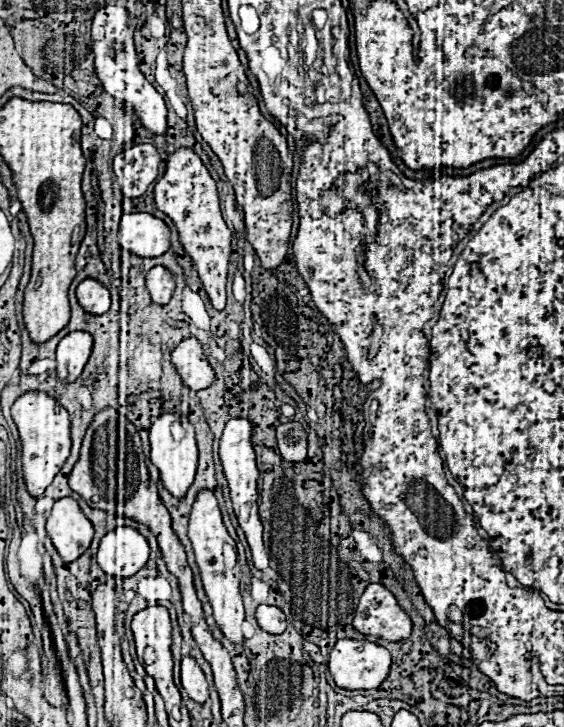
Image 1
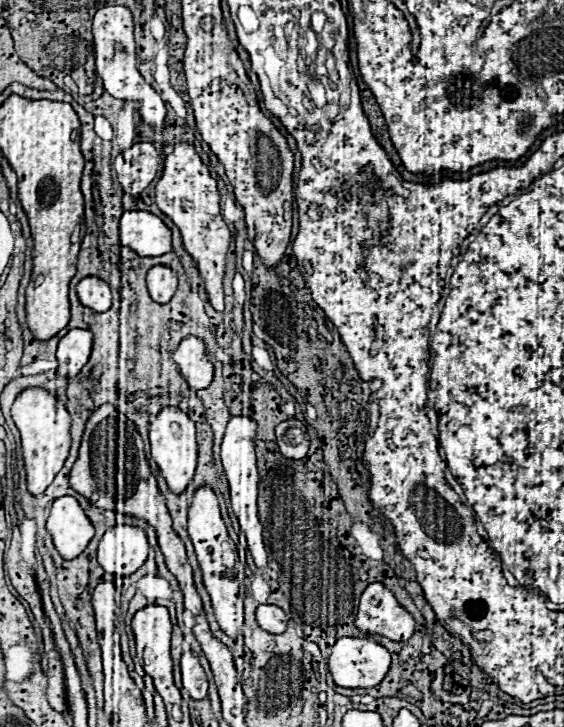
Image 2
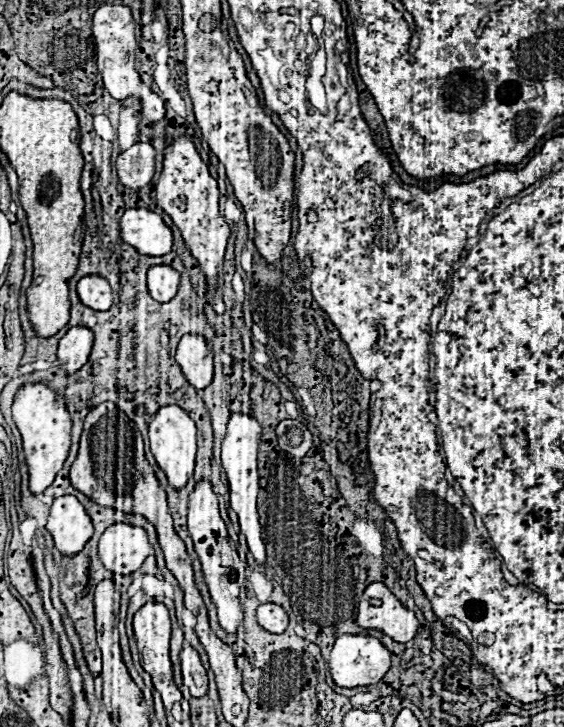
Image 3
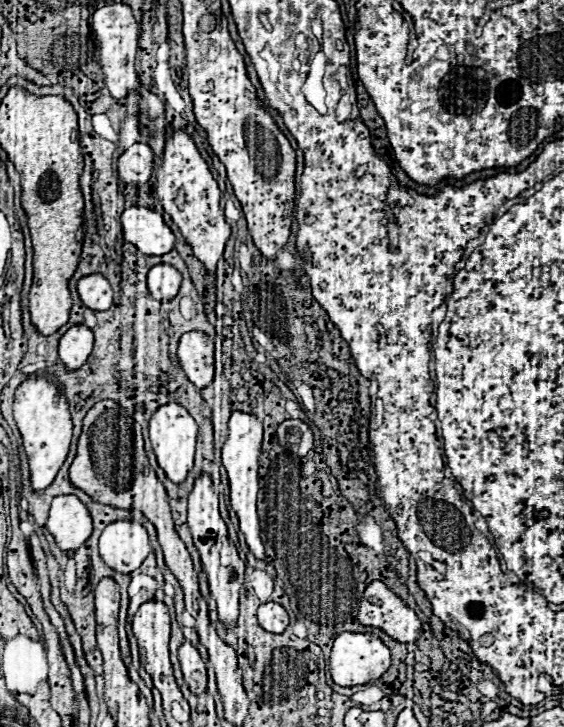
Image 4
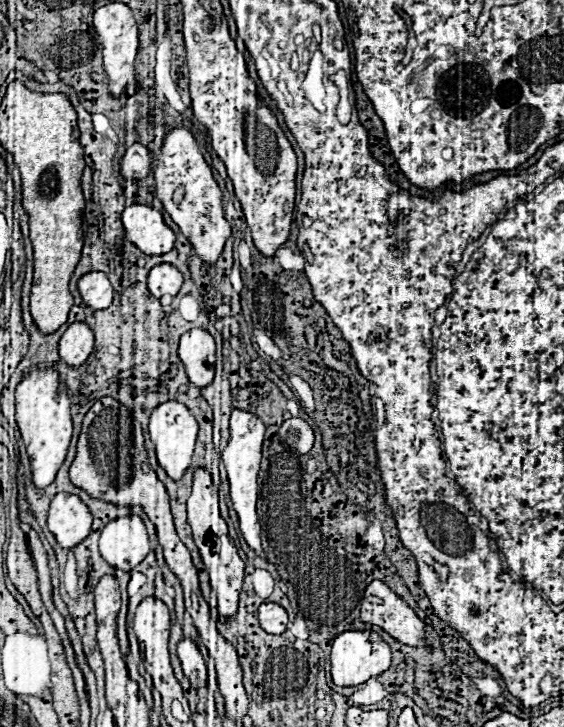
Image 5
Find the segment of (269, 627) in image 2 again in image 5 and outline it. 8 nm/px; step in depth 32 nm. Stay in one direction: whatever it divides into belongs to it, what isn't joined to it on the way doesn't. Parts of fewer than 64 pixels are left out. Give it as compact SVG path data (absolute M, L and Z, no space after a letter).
M264 602L258 608L258 620L268 634L282 634L288 624L288 614L276 602Z

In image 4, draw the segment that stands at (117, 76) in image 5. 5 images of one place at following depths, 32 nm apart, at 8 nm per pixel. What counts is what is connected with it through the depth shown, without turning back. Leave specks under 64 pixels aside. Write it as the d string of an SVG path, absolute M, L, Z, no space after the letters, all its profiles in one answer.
M126 4L102 6L94 12L92 28L100 42L100 66L106 76L106 86L108 86L110 94L114 98L124 98L124 96L128 96L128 90L142 92L142 96L148 100L148 116L150 118L160 116L164 112L164 104L158 100L158 96L140 88L140 82L138 82L138 76L134 70L134 56L136 56L136 48L138 48L138 24L132 16L132 10Z

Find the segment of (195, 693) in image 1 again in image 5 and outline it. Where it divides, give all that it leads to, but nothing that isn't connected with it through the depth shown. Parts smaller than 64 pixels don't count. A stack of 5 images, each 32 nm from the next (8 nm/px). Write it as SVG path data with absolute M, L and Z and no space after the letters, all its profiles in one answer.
M182 636L178 642L178 658L182 662L184 674L188 676L192 686L204 686L206 684L206 662L198 650L198 646L192 642L192 638Z

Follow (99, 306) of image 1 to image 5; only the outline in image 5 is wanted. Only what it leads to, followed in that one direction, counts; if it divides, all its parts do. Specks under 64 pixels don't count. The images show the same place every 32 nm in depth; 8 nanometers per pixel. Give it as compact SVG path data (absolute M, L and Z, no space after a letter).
M88 272L78 280L78 290L84 302L94 310L106 310L112 304L112 284L104 272Z

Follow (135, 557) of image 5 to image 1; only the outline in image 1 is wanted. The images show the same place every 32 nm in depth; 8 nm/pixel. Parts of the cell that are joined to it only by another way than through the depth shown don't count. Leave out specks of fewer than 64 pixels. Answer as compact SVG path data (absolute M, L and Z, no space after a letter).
M122 526L110 530L102 538L98 546L98 564L110 576L130 578L146 564L148 554L150 546L146 538L138 530Z

